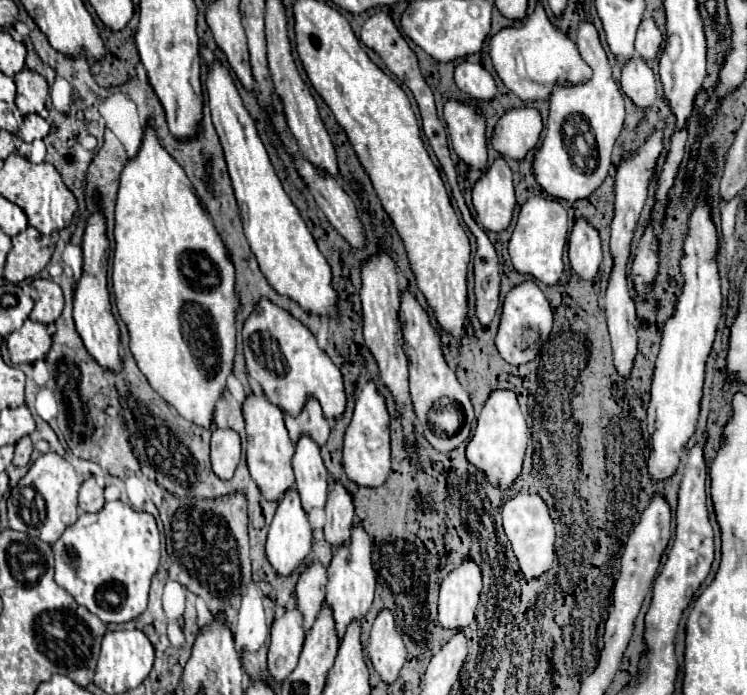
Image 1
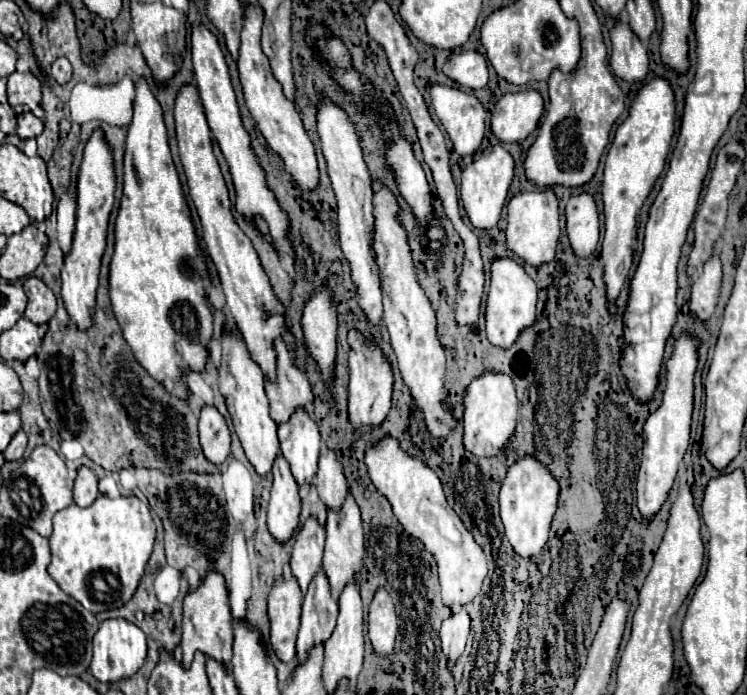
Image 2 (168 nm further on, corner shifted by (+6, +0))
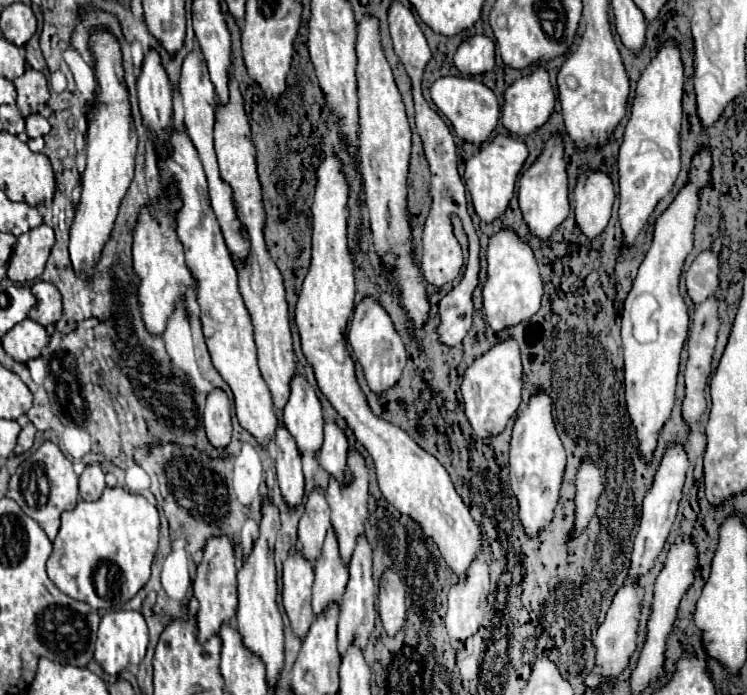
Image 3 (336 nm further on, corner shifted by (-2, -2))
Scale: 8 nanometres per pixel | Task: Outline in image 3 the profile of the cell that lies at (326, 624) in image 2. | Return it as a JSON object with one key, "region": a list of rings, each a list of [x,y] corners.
{"region":[[[330,527],[326,533],[326,541],[322,545],[320,557],[314,561],[314,593],[312,607],[314,613],[322,613],[328,603],[340,603],[344,587],[348,583],[348,567],[340,561],[340,551],[336,545],[336,533]]]}

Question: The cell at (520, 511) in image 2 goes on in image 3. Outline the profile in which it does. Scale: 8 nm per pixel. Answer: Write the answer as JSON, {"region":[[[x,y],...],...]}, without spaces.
{"region":[[[536,391],[530,395],[526,409],[518,413],[510,441],[510,485],[518,499],[520,521],[528,535],[536,535],[552,521],[564,467],[566,453],[552,419],[552,399],[544,391]]]}

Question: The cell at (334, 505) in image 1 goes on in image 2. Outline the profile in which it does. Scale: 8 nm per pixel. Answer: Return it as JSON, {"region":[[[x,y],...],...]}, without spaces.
{"region":[[[322,451],[320,463],[318,463],[318,473],[314,477],[314,487],[318,489],[318,495],[326,509],[330,511],[340,511],[346,495],[348,495],[348,485],[342,473],[342,467],[336,461],[334,451]]]}

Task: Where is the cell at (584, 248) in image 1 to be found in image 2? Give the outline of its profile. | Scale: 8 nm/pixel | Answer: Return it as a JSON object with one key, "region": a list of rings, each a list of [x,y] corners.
{"region":[[[590,195],[570,197],[566,205],[566,233],[576,257],[590,257],[598,245],[598,211]]]}

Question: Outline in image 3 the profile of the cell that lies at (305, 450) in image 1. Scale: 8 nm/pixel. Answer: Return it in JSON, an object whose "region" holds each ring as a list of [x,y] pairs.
{"region":[[[300,371],[292,375],[290,399],[282,409],[282,421],[296,439],[300,453],[318,451],[322,447],[324,419],[320,401]]]}

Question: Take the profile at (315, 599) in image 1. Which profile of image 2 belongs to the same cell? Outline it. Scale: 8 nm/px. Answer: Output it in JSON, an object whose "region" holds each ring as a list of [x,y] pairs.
{"region":[[[310,517],[294,537],[294,551],[290,559],[292,575],[296,577],[302,593],[308,591],[310,581],[320,571],[322,553],[324,553],[324,527]]]}

